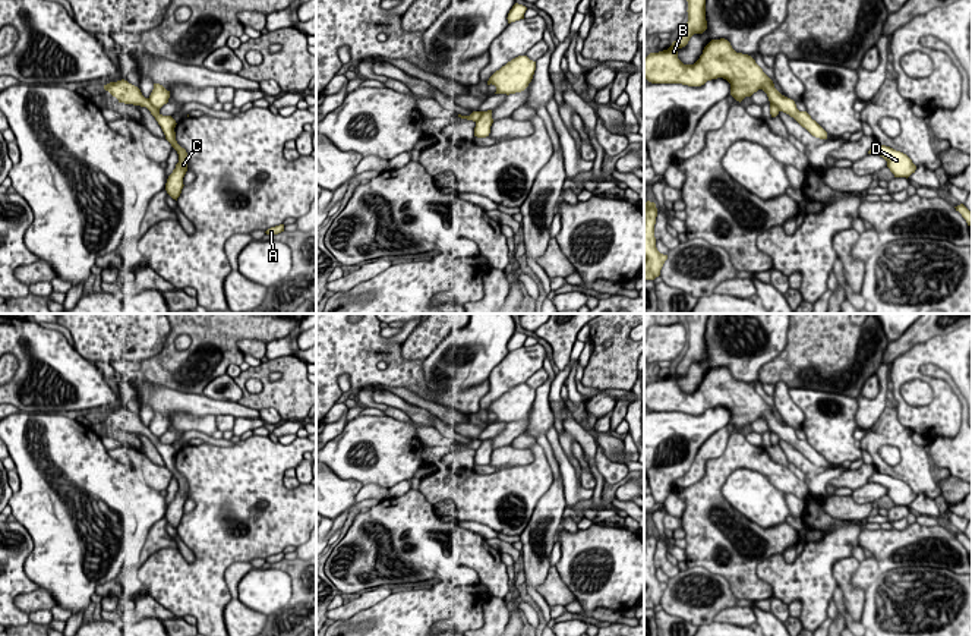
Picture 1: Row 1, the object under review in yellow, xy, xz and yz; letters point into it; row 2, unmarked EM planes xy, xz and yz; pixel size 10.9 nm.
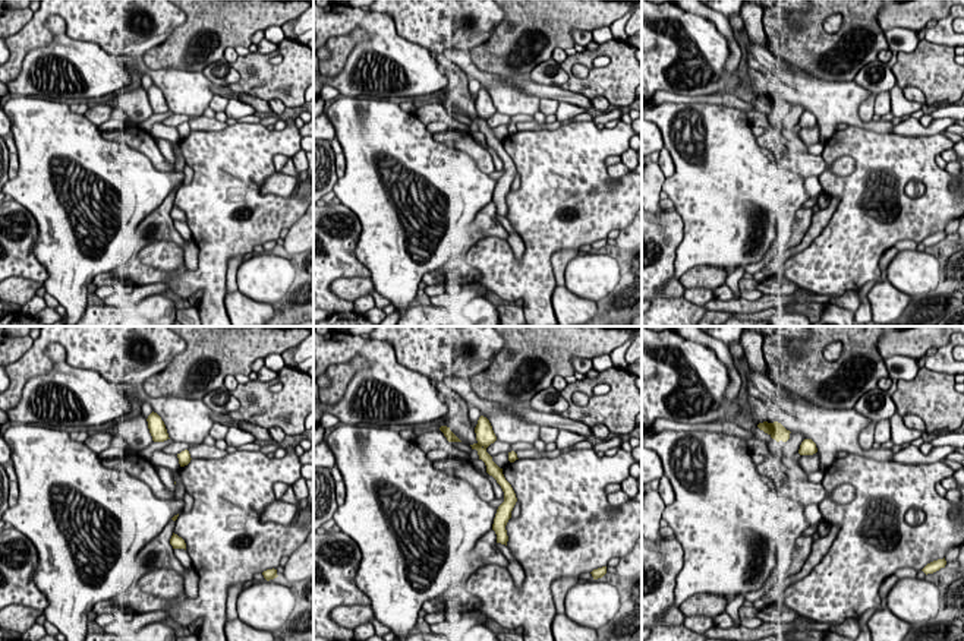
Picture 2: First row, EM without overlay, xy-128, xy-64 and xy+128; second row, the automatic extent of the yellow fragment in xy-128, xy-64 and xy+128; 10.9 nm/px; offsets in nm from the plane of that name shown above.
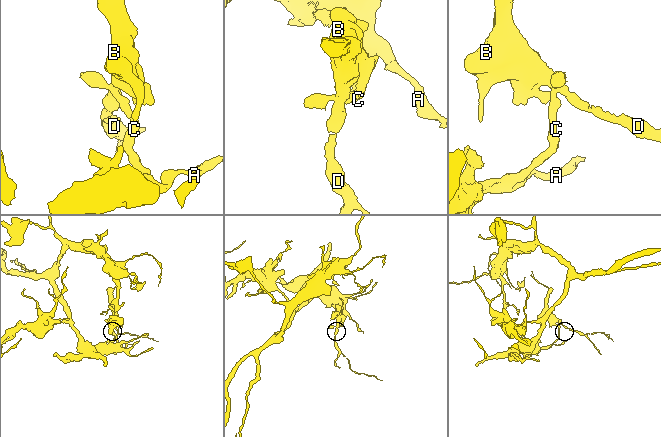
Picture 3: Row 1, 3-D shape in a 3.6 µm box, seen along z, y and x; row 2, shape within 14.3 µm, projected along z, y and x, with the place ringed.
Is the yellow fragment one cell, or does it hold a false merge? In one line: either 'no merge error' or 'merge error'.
merge error

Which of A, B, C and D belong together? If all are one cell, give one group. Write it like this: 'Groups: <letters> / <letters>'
Groups: A C / B D

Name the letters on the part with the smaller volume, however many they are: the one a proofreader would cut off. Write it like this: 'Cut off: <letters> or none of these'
Cut off: B, D

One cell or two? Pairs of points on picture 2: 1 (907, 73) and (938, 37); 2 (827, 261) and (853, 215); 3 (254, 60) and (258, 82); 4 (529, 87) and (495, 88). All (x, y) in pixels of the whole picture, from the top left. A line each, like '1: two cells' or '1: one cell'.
1: two cells
2: one cell
3: one cell
4: two cells

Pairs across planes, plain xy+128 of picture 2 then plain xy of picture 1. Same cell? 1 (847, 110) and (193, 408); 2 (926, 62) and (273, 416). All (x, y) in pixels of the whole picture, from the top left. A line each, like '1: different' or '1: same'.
1: same
2: different

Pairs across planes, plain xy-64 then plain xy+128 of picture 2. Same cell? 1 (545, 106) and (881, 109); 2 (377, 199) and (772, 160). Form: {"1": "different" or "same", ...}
{"1": "same", "2": "same"}

